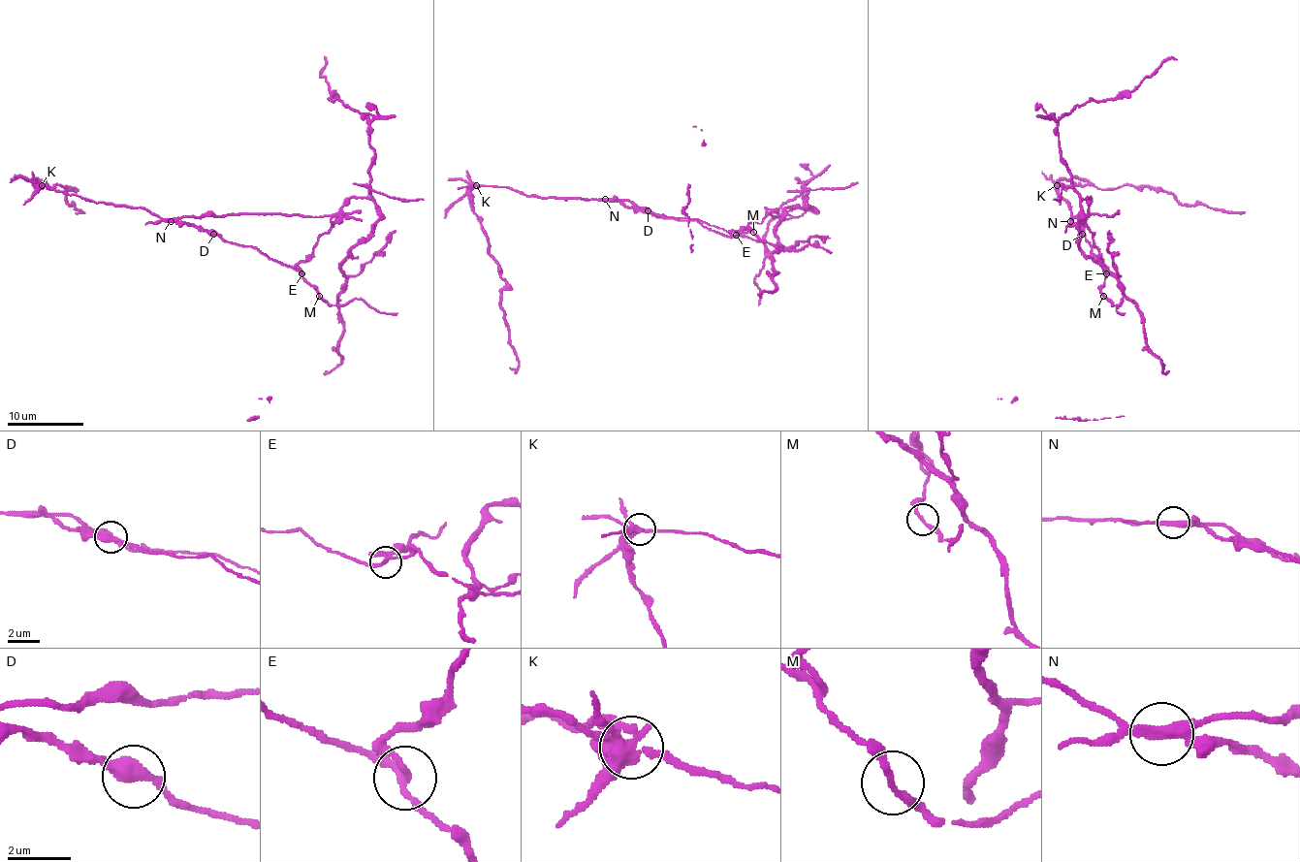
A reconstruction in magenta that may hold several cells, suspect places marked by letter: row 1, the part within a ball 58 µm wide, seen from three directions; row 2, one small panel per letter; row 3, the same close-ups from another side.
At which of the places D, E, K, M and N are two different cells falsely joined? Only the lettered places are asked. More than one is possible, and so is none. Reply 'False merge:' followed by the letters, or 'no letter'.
False merge: E, K, N

